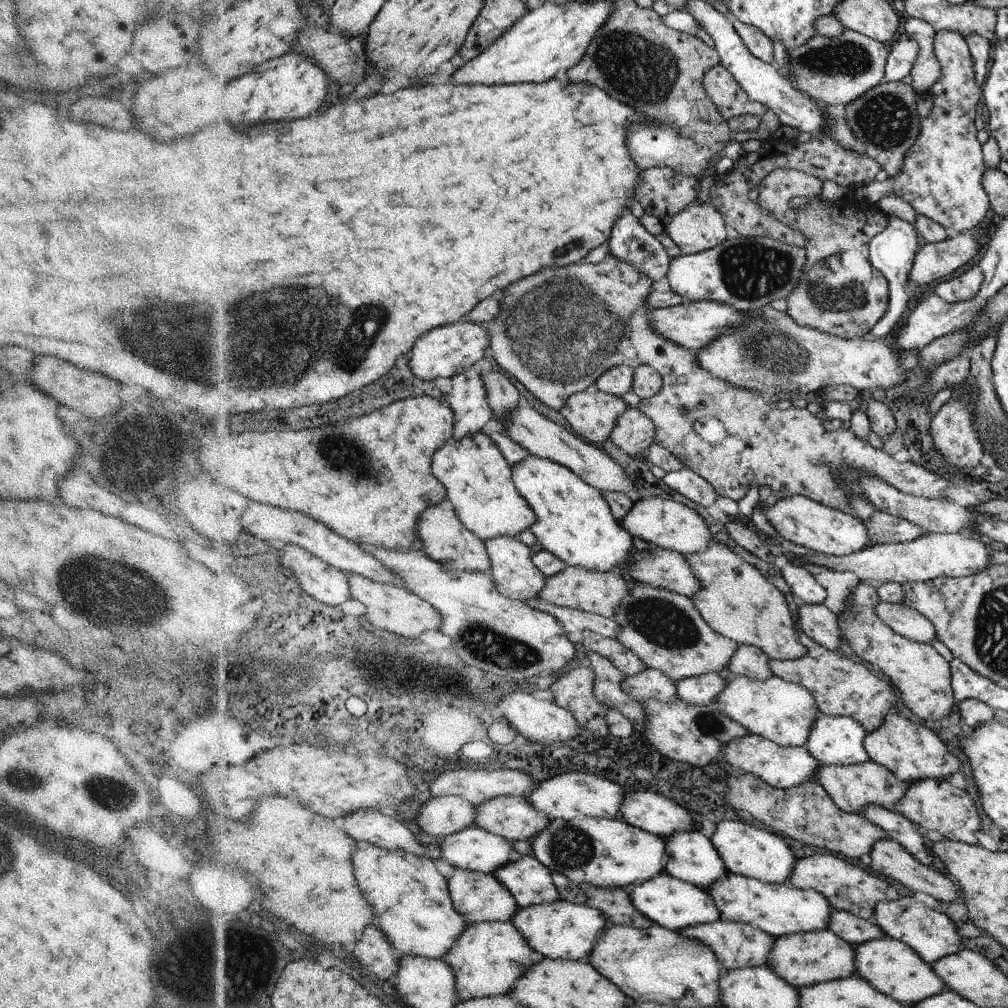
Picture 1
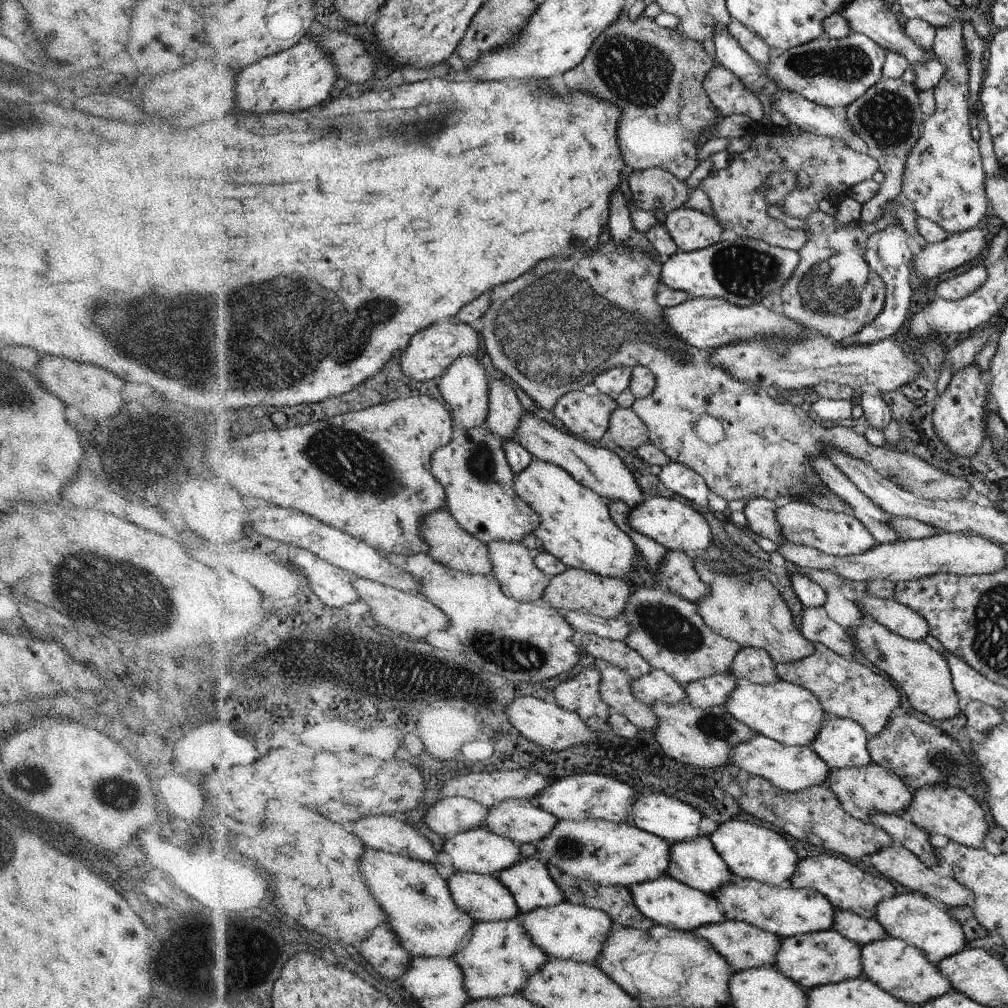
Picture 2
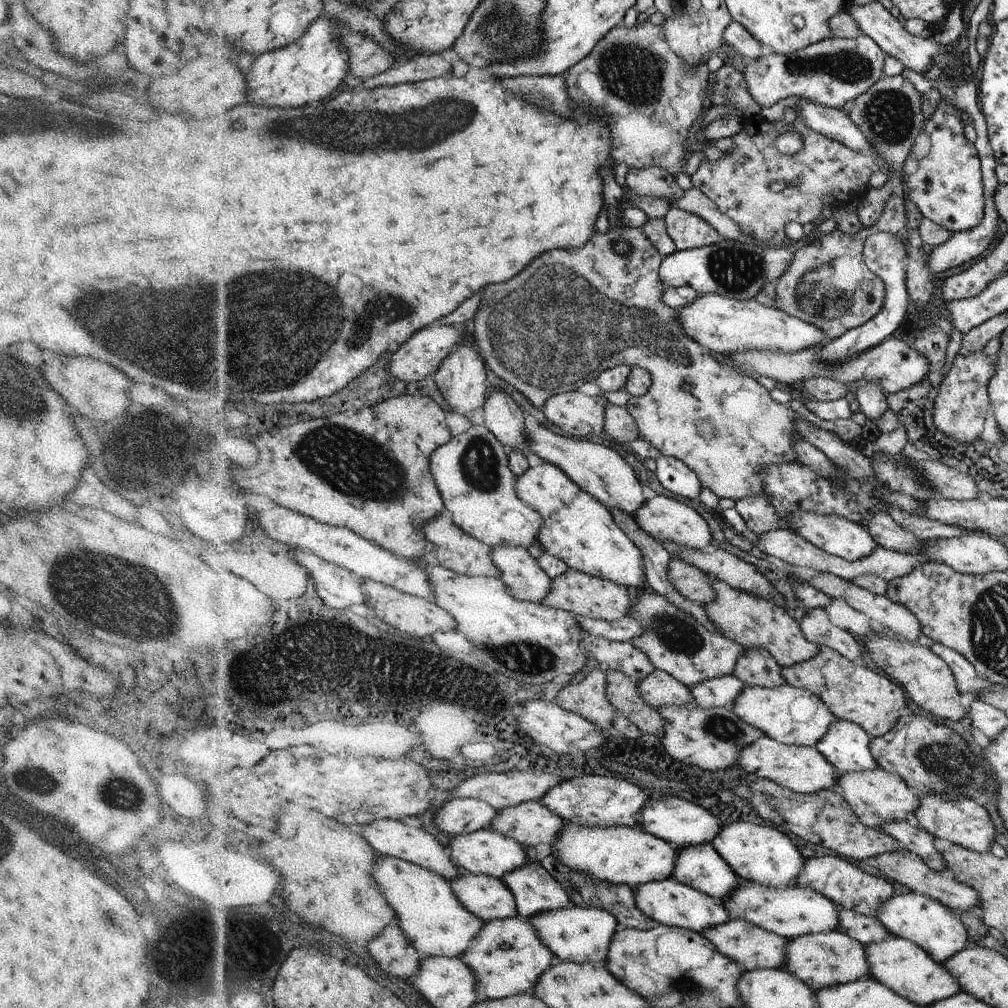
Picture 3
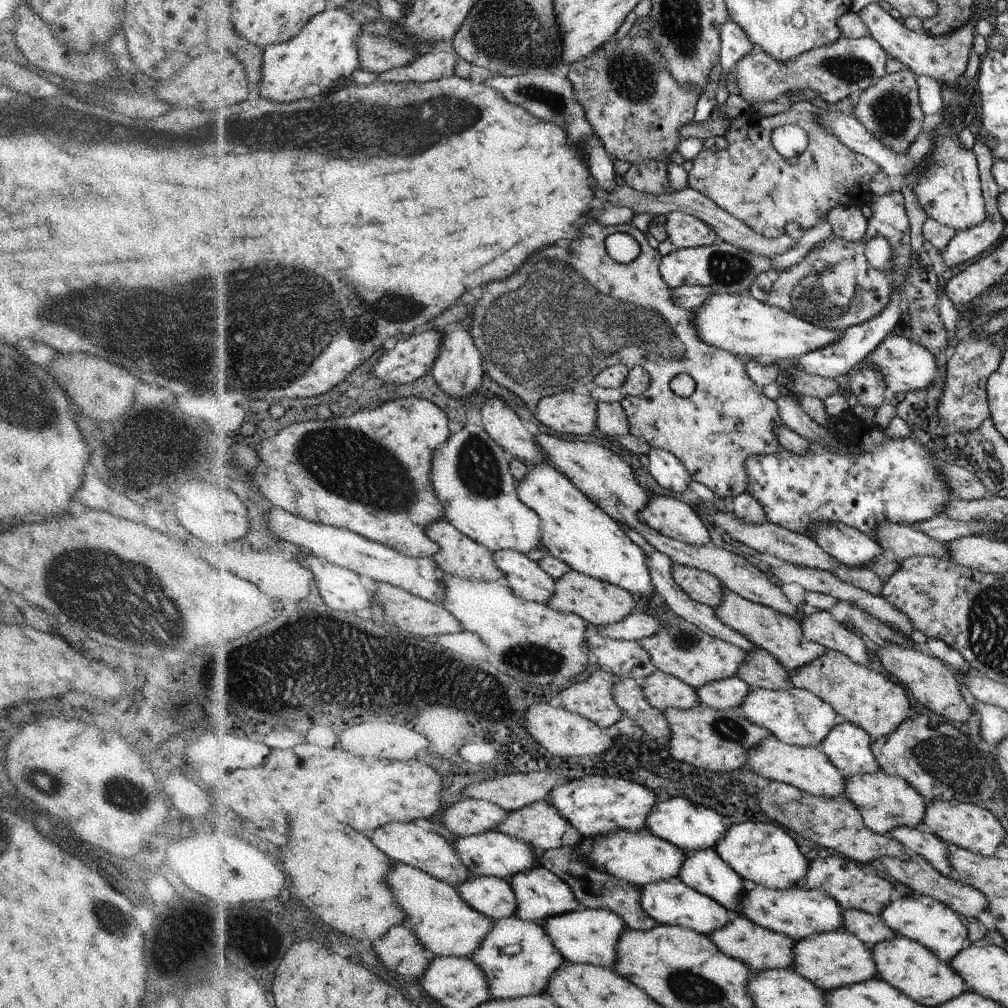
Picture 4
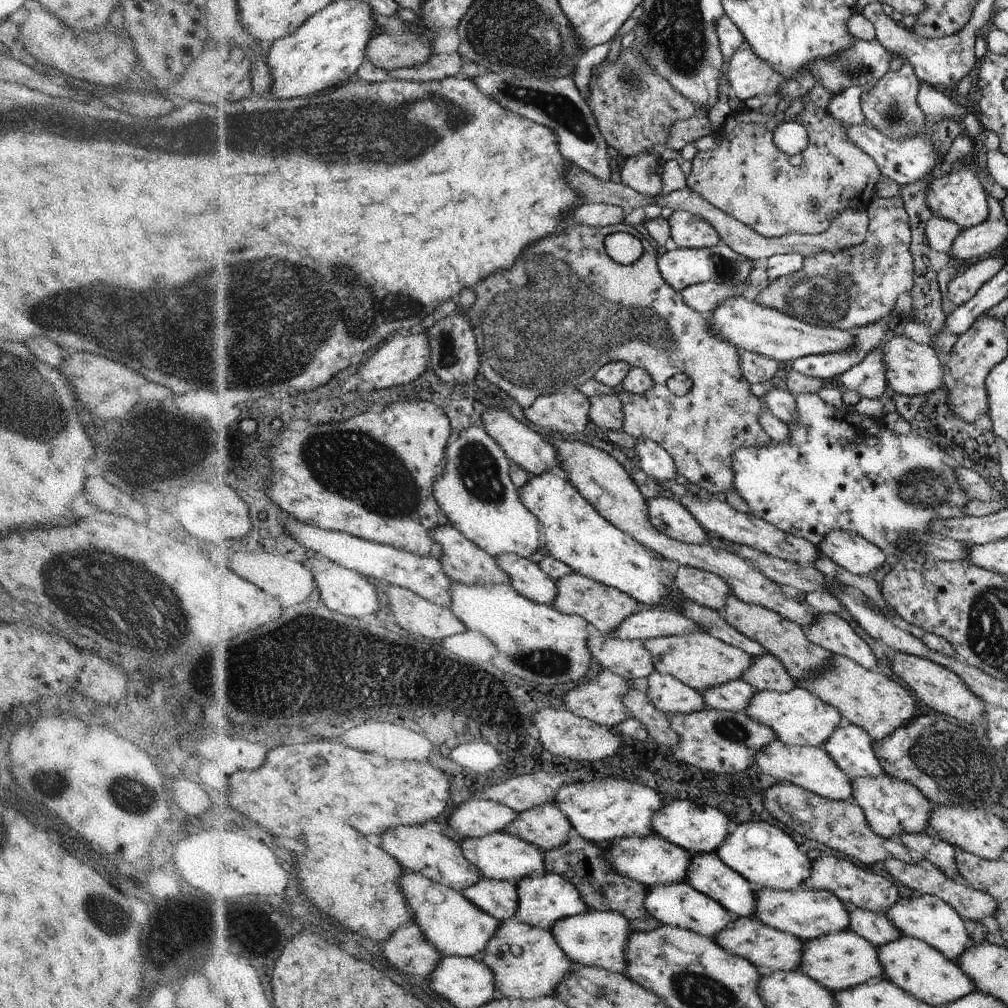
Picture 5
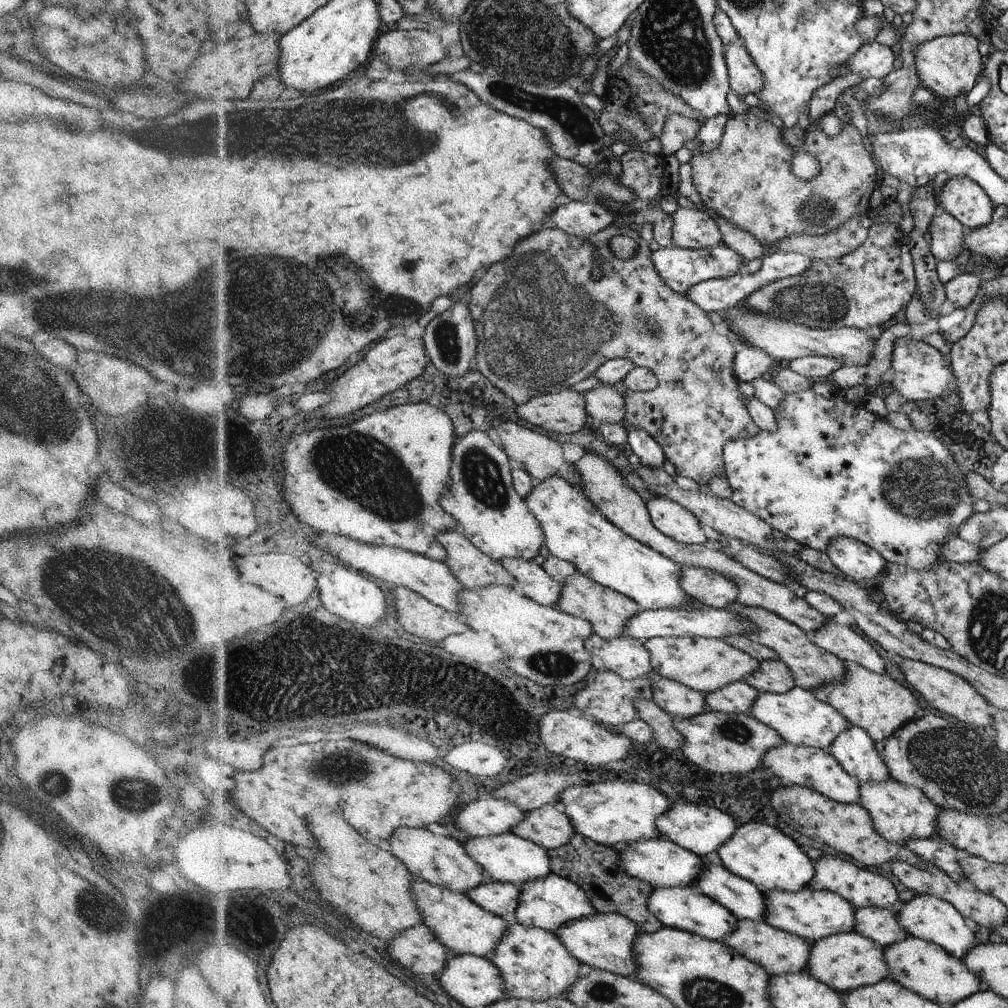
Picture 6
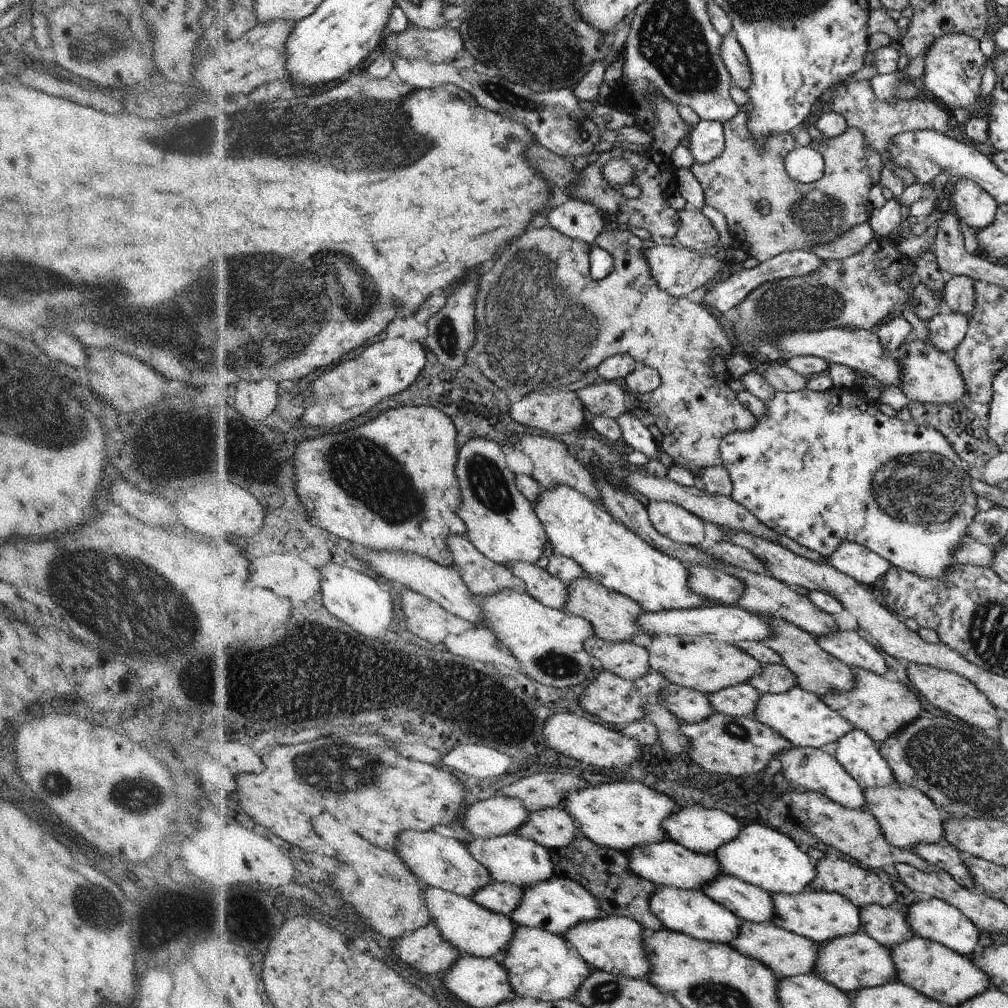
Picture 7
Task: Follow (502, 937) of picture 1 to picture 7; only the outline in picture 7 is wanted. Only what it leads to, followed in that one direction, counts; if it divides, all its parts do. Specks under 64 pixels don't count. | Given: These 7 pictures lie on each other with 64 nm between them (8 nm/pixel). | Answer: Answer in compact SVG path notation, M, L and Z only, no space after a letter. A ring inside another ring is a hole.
M516 926L511 944L497 959L508 971L508 982L515 996L541 1001L572 999L593 972L593 968L580 958L579 952L570 946L564 936L535 927Z

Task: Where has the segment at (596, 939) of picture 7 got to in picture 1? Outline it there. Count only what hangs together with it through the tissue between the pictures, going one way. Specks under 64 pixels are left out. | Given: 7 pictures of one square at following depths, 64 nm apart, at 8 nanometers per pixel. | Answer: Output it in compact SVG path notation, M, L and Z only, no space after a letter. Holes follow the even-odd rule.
M562 899L550 902L550 904L520 907L511 921L516 926L516 930L523 934L524 940L530 944L532 950L540 956L572 961L586 960L595 946L596 938L599 938L604 928L608 926L603 911Z

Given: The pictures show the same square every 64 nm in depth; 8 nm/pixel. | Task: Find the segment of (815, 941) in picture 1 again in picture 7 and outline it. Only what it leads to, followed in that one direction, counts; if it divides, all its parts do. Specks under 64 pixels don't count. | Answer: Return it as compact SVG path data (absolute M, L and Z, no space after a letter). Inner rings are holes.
M862 928L859 932L834 938L832 941L820 945L819 958L816 958L814 974L839 987L851 996L867 987L880 986L896 978L895 962L892 962L891 951L881 942L876 942Z

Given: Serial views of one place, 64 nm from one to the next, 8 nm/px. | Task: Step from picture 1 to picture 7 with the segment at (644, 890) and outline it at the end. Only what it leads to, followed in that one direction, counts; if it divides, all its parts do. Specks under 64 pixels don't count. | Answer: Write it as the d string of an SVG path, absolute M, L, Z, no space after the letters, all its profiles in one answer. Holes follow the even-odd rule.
M658 888L651 898L650 911L660 920L665 929L708 943L729 944L733 942L738 937L742 925L738 916L716 903L700 889Z

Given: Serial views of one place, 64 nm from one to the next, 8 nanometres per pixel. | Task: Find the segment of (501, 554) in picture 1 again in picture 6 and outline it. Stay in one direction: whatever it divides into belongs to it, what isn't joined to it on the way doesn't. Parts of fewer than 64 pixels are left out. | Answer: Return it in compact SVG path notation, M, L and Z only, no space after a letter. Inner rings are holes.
M502 558L500 564L516 578L516 588L534 602L556 606L560 602L563 583L556 582L542 566L522 558Z

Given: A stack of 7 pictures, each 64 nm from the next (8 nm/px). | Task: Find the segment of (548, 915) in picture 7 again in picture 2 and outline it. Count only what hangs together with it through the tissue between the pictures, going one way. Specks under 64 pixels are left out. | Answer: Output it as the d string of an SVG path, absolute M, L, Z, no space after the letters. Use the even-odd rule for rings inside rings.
M524 857L496 877L514 895L519 913L564 901L558 881L551 876L546 864L534 857Z

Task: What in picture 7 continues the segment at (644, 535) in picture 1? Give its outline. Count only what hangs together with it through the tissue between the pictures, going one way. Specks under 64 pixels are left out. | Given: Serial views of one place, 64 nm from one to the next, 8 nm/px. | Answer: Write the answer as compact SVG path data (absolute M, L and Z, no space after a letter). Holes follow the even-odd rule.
M650 501L647 514L655 530L673 542L698 547L705 540L703 520L675 503Z

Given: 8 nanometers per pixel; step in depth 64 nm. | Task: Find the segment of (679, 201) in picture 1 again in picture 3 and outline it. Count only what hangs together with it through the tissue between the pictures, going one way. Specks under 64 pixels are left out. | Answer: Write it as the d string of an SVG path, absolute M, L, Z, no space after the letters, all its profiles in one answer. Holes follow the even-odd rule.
M660 166L628 168L627 171L627 190L637 196L666 199L671 204L682 198L685 192L676 182L674 175Z

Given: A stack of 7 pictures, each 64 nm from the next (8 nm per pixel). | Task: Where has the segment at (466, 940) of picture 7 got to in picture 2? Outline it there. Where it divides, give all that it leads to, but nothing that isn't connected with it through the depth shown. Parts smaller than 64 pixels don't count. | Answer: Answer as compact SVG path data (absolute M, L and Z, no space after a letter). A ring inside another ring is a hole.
M366 846L368 858L364 858L366 882L372 896L388 911L388 925L400 936L402 946L413 957L446 957L458 954L462 942L475 926L471 915L458 906L451 883L434 864L414 860L410 856L384 852Z

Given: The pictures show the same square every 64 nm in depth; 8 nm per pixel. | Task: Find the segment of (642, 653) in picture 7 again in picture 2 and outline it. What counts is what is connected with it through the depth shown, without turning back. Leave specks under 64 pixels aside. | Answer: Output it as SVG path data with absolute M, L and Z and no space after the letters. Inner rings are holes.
M584 633L581 648L596 658L602 658L606 662L621 668L634 681L653 668L640 656L639 652L626 646L624 641L603 639L596 634Z

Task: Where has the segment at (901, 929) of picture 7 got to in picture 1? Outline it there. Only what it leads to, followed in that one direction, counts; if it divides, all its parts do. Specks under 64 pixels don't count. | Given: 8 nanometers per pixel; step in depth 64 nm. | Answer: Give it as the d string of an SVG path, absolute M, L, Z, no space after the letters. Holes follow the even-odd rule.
M835 909L831 910L831 922L828 922L828 930L839 935L854 947L885 936L880 930L880 926L876 926L872 920L858 918L850 912Z

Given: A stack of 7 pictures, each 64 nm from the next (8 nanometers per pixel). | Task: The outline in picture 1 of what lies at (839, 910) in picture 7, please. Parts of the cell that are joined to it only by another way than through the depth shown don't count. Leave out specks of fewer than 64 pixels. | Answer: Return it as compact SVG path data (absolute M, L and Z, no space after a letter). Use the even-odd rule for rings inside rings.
M728 871L706 891L716 903L722 920L749 924L773 937L828 929L831 922L831 903L814 889L804 890L789 883L765 883Z

